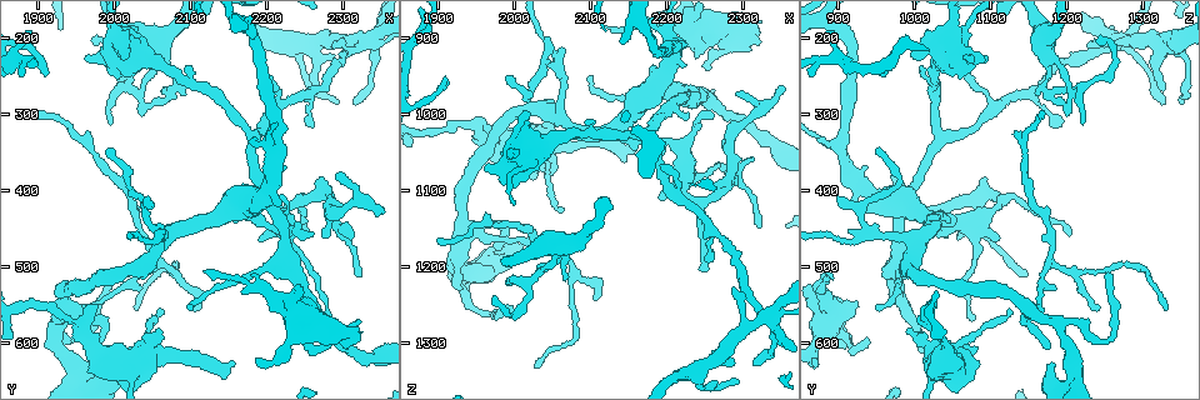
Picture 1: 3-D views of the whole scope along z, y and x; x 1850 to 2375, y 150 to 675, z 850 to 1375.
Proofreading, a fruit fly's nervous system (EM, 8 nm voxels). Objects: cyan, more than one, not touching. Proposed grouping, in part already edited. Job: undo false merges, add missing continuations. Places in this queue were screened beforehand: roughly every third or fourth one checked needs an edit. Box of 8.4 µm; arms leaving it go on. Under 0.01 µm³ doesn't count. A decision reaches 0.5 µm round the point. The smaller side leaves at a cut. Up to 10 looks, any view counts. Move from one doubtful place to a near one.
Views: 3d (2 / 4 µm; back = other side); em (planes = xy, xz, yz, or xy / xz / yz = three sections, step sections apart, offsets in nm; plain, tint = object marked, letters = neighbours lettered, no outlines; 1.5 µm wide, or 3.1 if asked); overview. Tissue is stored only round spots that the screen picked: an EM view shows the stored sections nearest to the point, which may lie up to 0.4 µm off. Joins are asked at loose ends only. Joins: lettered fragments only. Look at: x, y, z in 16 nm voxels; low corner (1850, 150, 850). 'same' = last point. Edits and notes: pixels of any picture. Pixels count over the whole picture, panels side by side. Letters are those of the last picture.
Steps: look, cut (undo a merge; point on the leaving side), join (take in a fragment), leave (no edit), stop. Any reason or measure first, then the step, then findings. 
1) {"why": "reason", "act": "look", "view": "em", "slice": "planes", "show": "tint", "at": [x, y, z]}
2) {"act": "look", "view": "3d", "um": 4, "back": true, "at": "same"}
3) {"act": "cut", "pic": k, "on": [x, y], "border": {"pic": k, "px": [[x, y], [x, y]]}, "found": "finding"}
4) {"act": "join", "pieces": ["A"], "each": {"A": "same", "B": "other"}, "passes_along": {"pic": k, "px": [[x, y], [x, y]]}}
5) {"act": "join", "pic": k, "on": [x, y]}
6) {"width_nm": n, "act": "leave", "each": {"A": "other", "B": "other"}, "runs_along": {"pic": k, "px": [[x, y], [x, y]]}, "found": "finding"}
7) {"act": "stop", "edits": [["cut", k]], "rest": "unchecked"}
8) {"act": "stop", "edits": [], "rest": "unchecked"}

{"why": "arms part here", "act": "look", "view": "em", "slice": "planes", "show": "tint", "at": [2260, 275, 1155]}

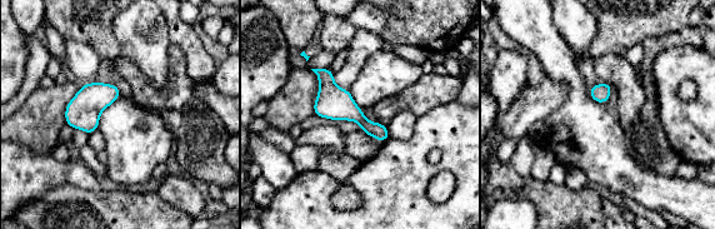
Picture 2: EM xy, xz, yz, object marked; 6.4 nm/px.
{"why": "see the neighbours", "act": "look", "view": "em", "slice": "planes", "show": "letters", "at": "same"}

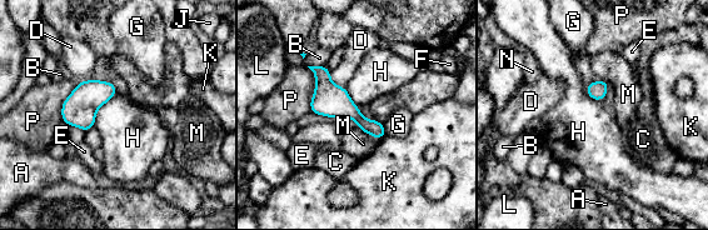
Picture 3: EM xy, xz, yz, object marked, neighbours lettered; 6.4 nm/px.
{"act": "leave", "each": {"A": "other", "B": "other", "C": "other", "D": "other", "E": "other", "F": "other", "G": "other", "H": "other", "J": "other", "K": "other", "L": "other", "M": "other", "N": "other", "P": "other"}, "border": {"pic": 3, "px": [[118, 90], [96, 111], [94, 125]]}, "found": "one neuron here"}

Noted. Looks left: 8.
{"why": "two arms at a narrow angle", "act": "look", "view": "em", "slice": "yz", "step": 4, "show": "tint", "at": [2330, 205, 1265]}

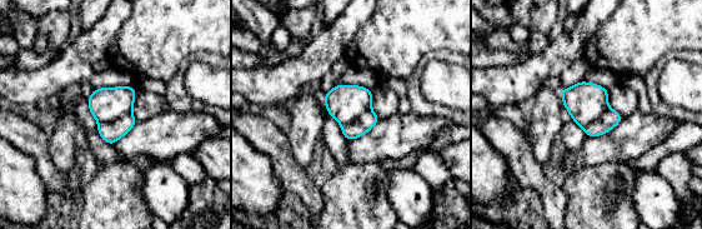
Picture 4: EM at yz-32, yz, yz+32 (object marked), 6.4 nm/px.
{"act": "look", "view": "em", "slice": "xz", "step": 8, "show": "tint", "at": "same"}

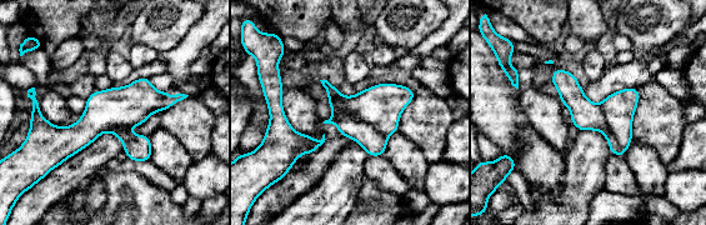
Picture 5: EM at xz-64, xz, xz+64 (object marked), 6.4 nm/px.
{"act": "look", "view": "em", "slice": "xz", "step": 8, "show": "letters", "at": "same"}

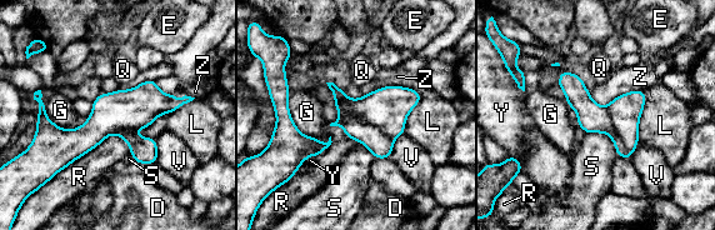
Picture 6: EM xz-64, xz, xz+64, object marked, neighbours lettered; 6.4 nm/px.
{"act": "cut", "pic": 6, "on": [381, 146], "each": {"D": "other", "E": "other", "G": "other", "L": "other", "Q": "other", "R": "other", "S": "other", "V": "other", "Y": "other", "Z": "other"}, "part_leaving": {"pic": 6, "px": [[565, 74], [620, 154]]}, "found": "two neurons meet here"}

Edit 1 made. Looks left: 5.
{"act": "look", "view": "overview"}

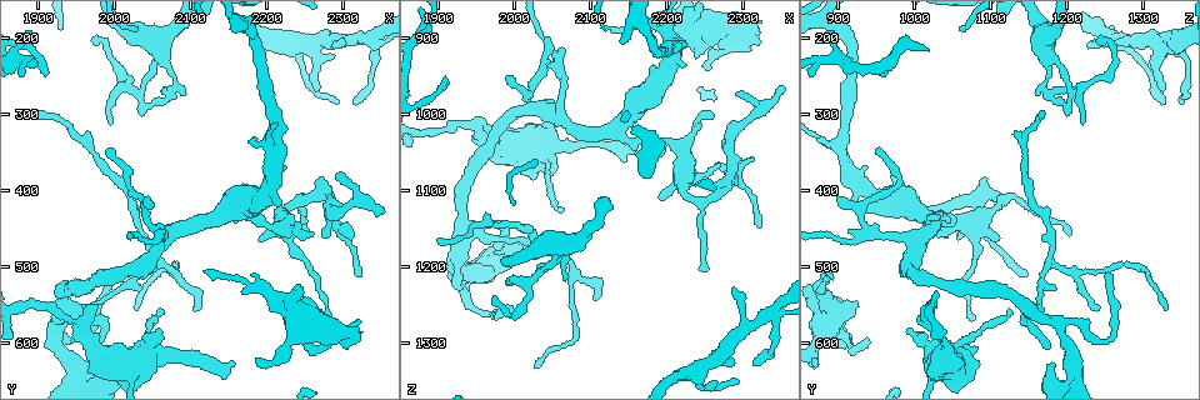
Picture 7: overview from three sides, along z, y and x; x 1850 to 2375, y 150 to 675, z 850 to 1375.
{"why": "tapers out", "act": "look", "view": "em", "slice": "planes", "show": "letters", "at": [2255, 600, 940]}

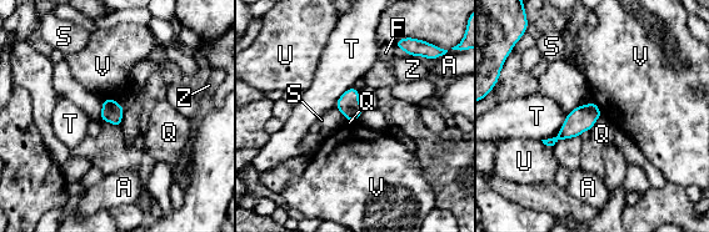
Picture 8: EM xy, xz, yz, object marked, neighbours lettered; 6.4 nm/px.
{"act": "leave", "each": {"A": "other", "F": "other", "Q": "other", "S": "other", "T": "other", "U": "other", "V": "other", "Z": "other"}, "border": {"pic": 8, "px": [[100, 120], [108, 120], [119, 129]]}, "found": "no lettered fragment goes on from it"}

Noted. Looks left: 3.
{"why": "free end", "act": "look", "view": "em", "slice": "planes", "show": "letters", "at": [2060, 585, 995]}

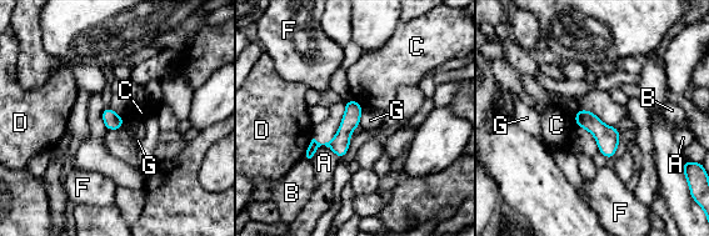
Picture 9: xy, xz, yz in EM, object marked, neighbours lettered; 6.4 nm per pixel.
{"act": "leave", "each": {"A": "other", "B": "other", "C": "other", "D": "other", "F": "other", "G": "other"}, "runs_along": {"pic": 9, "px": [[359, 109], [333, 144], [319, 144], [308, 156]]}, "found": "none of them fits"}

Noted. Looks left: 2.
{"act": "stop", "edits": [["cut", 6]], "rest": "unchecked"}

